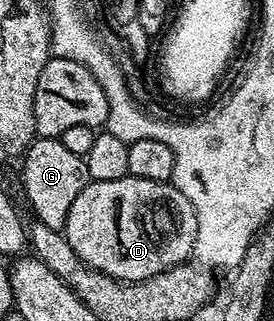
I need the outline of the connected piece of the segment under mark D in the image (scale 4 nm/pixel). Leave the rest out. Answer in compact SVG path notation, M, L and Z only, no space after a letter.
M130 176L121 180L88 181L81 196L73 200L73 208L69 208L69 216L61 233L66 236L69 248L73 248L73 252L89 268L118 282L144 282L175 266L184 265L194 255L197 212L193 212L193 204L189 204L189 200L185 200L185 196L181 196L171 182L141 180Z

